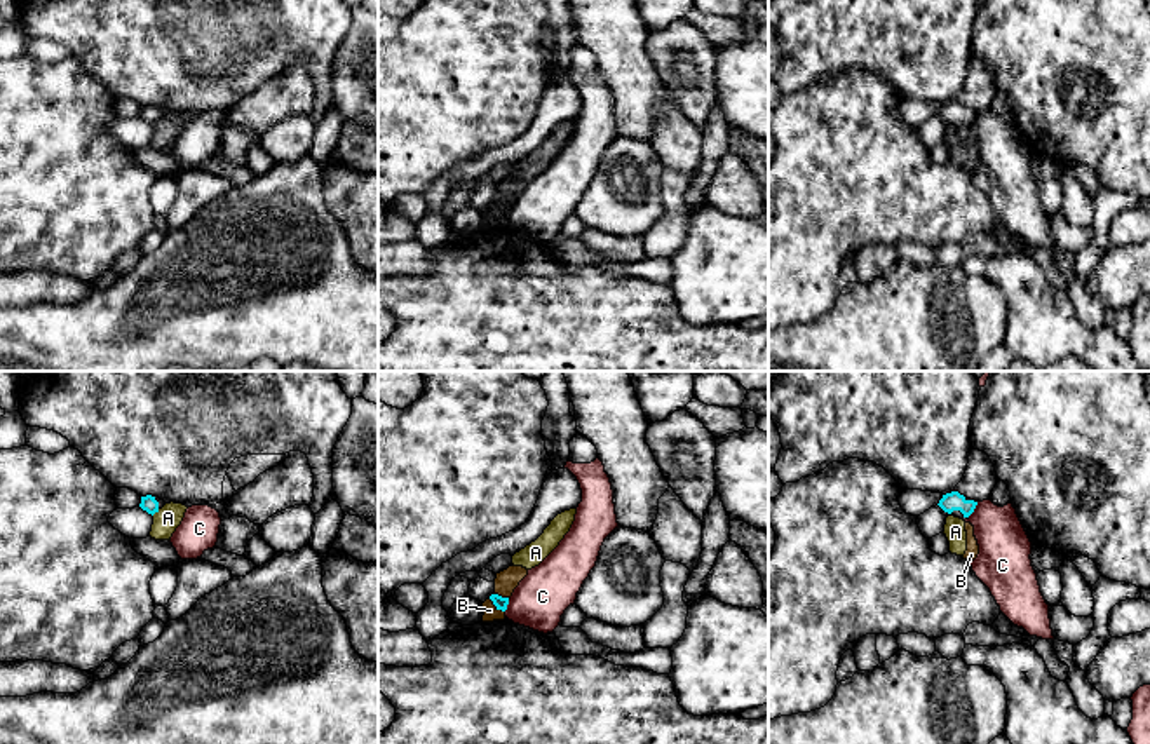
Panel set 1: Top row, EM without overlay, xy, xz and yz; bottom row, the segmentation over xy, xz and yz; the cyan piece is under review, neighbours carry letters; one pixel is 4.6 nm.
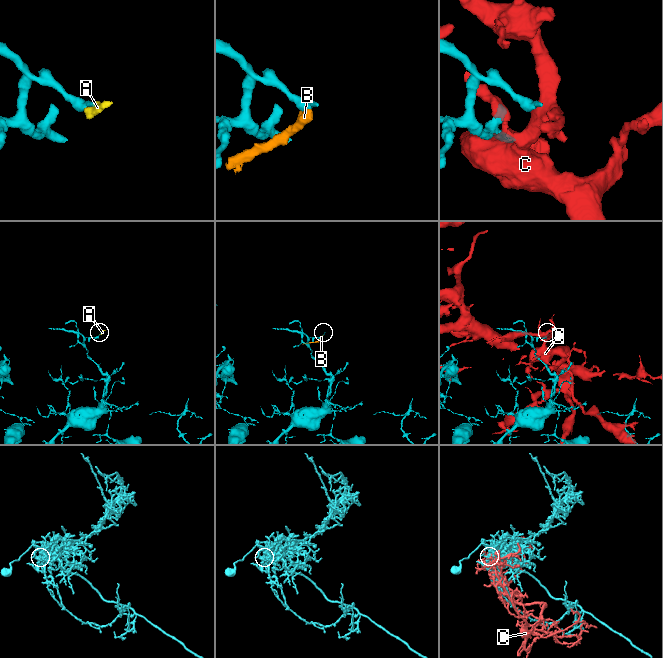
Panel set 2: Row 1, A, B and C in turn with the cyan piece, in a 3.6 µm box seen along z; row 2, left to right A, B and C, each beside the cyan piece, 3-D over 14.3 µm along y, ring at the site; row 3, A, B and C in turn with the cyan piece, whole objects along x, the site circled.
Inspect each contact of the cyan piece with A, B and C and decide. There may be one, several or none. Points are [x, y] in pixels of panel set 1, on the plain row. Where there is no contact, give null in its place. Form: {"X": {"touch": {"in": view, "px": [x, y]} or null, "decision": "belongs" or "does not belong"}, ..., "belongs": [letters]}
{"A": {"touch": {"in": "xy", "px": [155, 121]}, "decision": "does not belong"}, "B": {"touch": {"in": "xz", "px": [497, 216]}, "decision": "does not belong"}, "C": {"touch": {"in": "yz", "px": [974, 117]}, "decision": "does not belong"}, "belongs": []}

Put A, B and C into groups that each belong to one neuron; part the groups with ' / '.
A B / C

